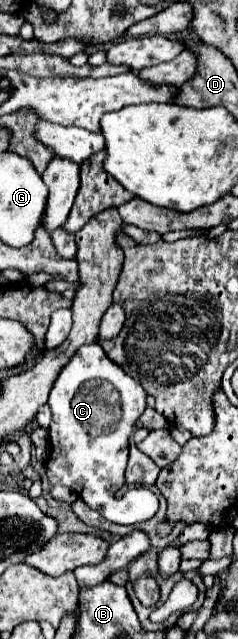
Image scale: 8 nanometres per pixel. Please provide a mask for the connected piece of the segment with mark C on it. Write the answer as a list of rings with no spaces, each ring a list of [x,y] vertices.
[[[94,342],[85,345],[83,350],[78,350],[78,354],[75,354],[60,369],[60,373],[52,385],[48,405],[52,409],[50,455],[46,461],[48,481],[52,485],[58,483],[58,485],[70,487],[90,509],[98,511],[108,521],[132,525],[132,523],[126,523],[126,519],[118,517],[122,511],[116,509],[118,499],[114,499],[114,495],[126,483],[124,471],[126,471],[126,461],[128,461],[128,439],[134,431],[136,419],[146,409],[146,393],[144,393],[142,385],[136,379],[128,377],[116,363],[108,361],[102,347]]]

